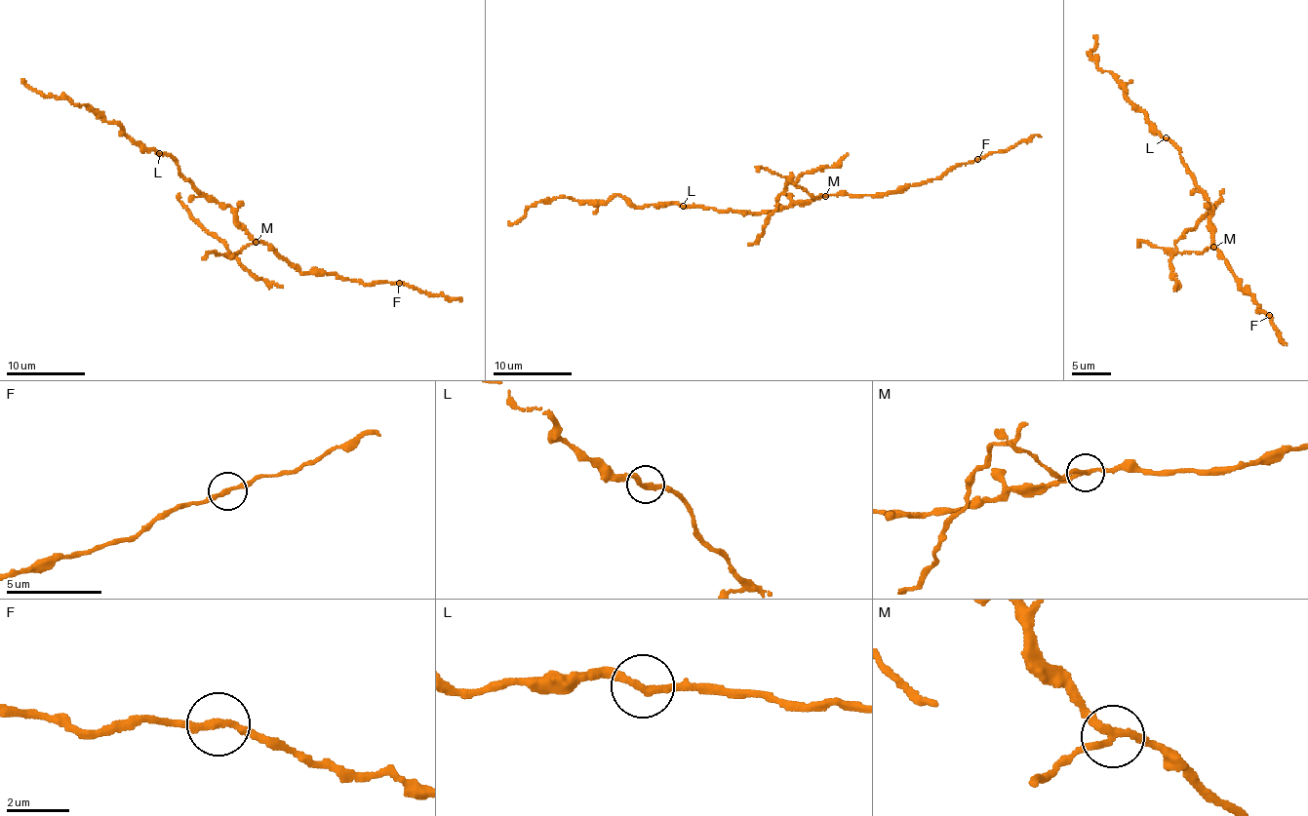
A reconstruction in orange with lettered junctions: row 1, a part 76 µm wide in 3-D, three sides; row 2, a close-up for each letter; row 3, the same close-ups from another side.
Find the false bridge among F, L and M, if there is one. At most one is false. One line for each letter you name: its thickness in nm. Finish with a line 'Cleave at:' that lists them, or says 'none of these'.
M: calibre 200 nm
Cleave at: M

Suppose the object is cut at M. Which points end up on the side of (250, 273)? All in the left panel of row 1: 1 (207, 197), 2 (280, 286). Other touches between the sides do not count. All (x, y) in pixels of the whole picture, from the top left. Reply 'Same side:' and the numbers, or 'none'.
Same side: 2

